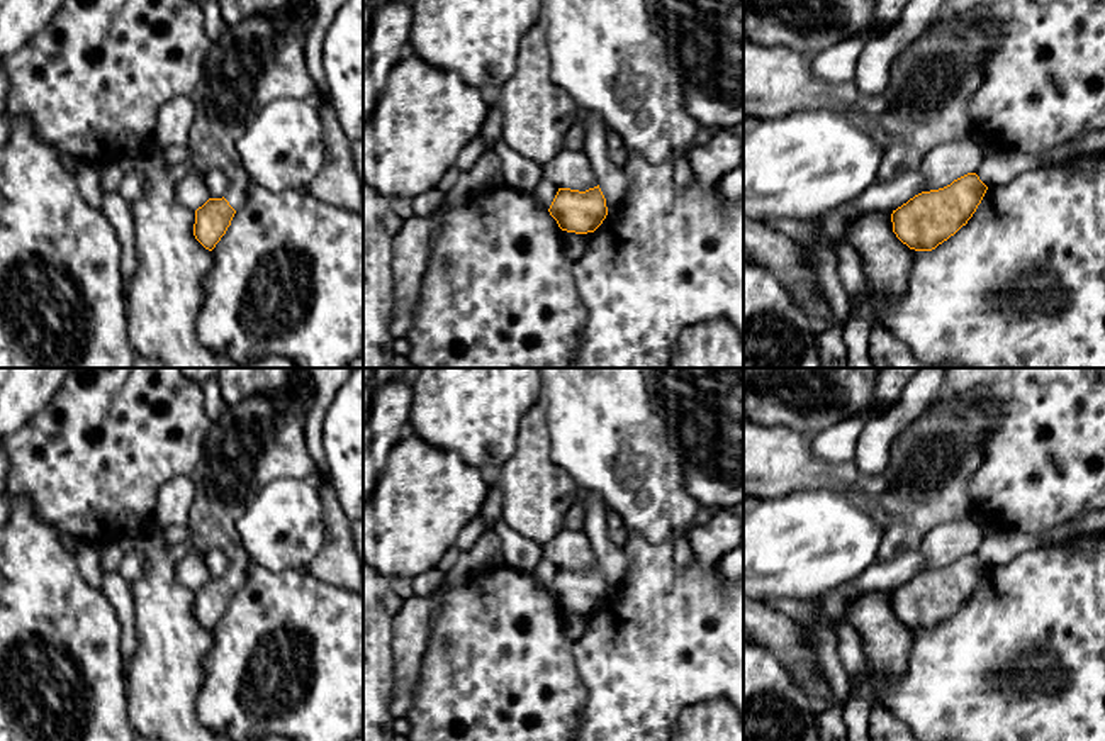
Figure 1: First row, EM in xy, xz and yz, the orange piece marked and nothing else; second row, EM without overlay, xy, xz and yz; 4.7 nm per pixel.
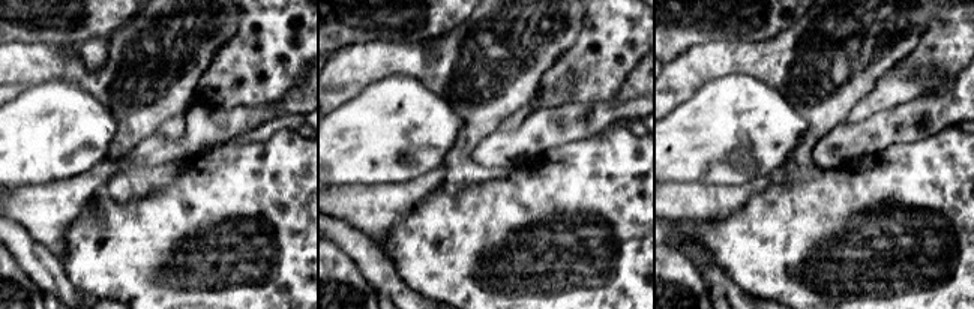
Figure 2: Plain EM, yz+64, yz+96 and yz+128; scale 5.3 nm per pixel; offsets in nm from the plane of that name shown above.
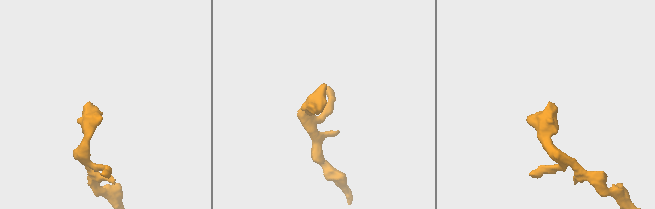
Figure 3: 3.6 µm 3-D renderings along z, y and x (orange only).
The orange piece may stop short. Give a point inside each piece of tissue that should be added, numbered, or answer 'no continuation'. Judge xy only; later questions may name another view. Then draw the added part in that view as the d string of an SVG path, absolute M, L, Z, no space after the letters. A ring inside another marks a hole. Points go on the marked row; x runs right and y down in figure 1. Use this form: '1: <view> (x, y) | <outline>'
1: xy (258, 60) | M256 14L226 27L209 47L202 80L190 95L195 117L188 132L188 168L200 176L221 170L229 180L224 198L234 210L246 202L250 187L250 176L239 161L238 139L266 103L278 98L302 100L316 92L304 61L304 44L312 22L314 14L307 19Z

